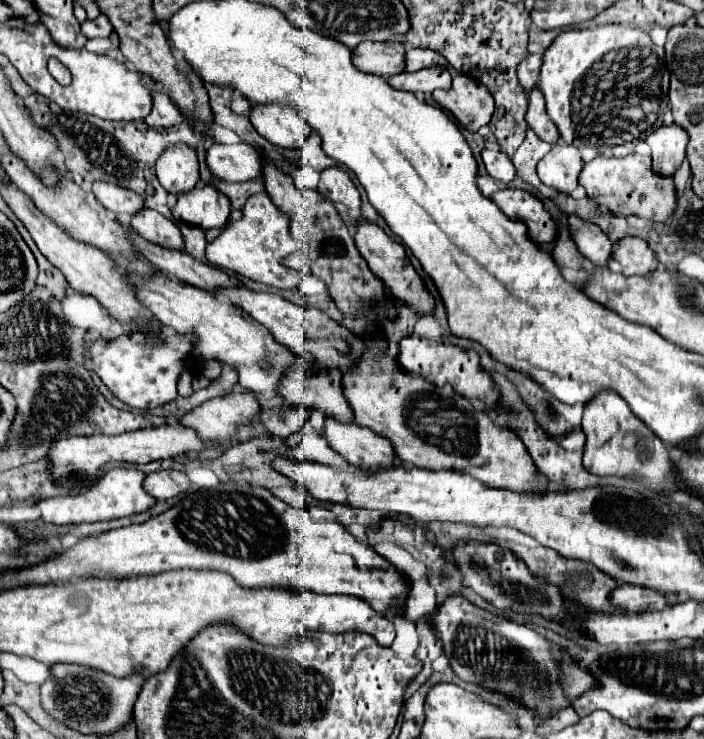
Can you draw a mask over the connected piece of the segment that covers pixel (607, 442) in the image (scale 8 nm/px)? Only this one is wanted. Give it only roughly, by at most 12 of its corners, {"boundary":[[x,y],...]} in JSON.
{"boundary":[[613,390],[585,404],[583,466],[671,494],[667,446]]}

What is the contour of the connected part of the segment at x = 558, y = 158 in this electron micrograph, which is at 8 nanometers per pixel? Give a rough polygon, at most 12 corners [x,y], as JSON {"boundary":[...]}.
{"boundary":[[553,146],[539,162],[543,184],[571,194],[583,168],[575,146]]}

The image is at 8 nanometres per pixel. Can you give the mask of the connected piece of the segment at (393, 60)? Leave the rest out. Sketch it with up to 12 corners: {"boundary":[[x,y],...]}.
{"boundary":[[361,42],[361,72],[395,76],[405,70],[401,42]]}

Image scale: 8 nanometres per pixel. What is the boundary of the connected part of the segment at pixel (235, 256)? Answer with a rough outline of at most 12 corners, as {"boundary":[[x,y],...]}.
{"boundary":[[265,192],[207,244],[209,264],[287,290],[295,242]]}

